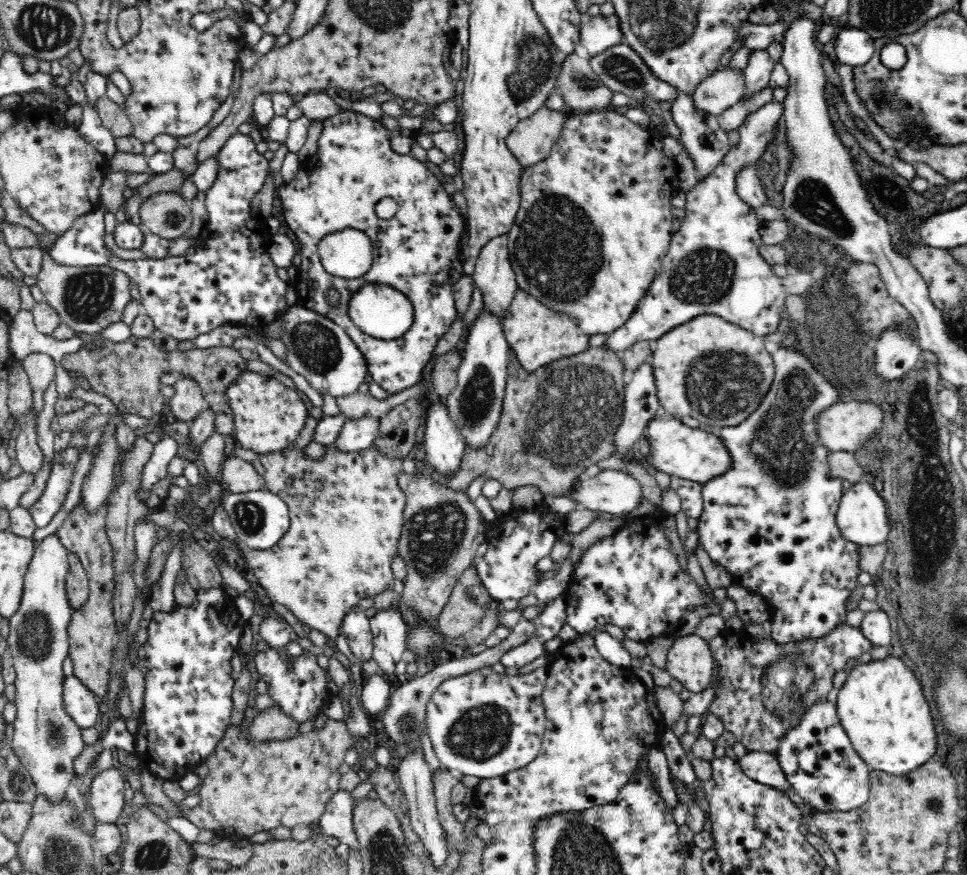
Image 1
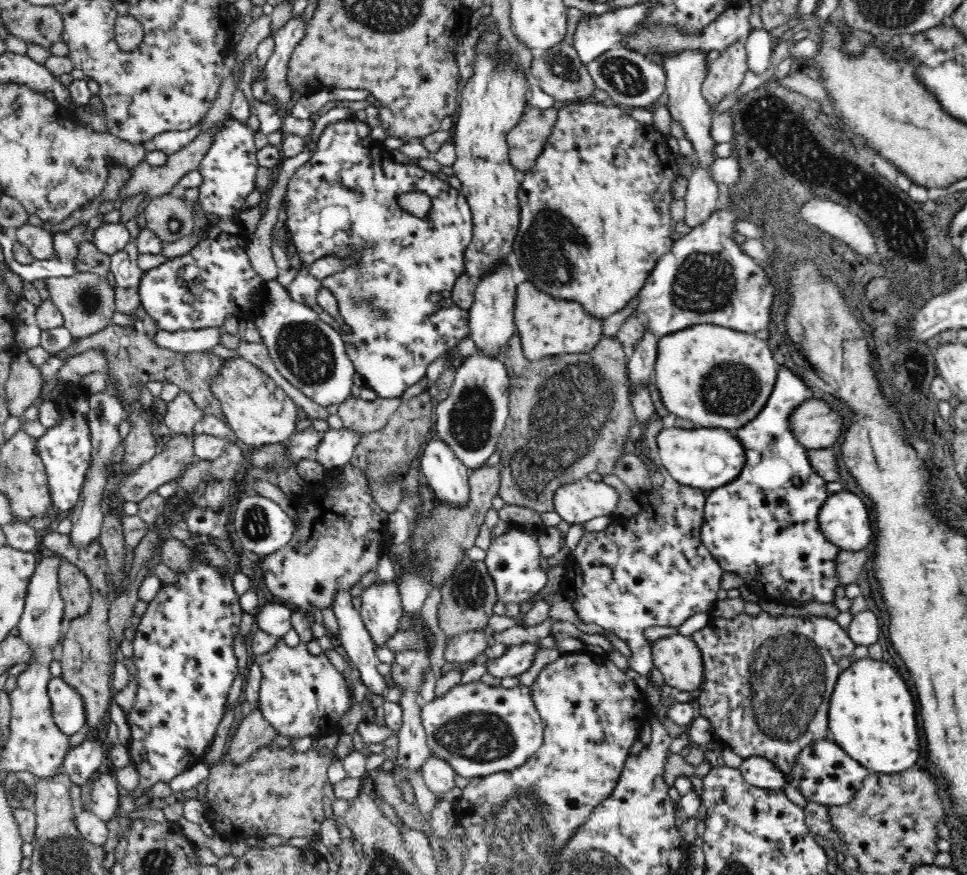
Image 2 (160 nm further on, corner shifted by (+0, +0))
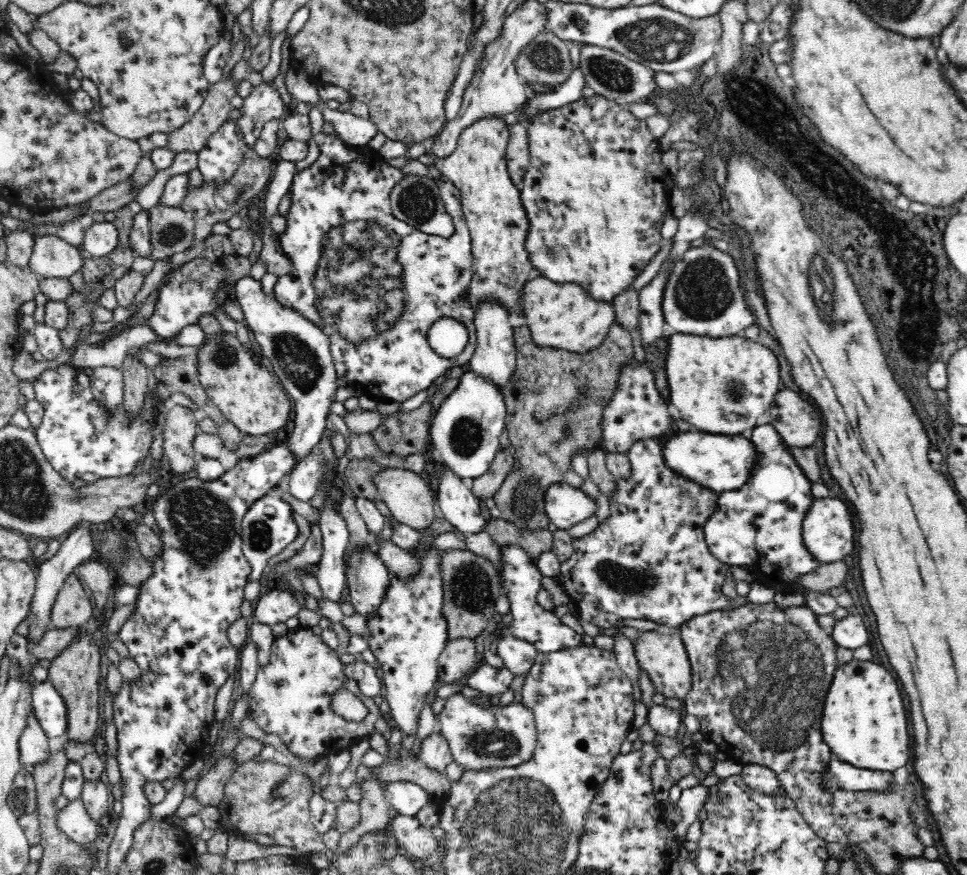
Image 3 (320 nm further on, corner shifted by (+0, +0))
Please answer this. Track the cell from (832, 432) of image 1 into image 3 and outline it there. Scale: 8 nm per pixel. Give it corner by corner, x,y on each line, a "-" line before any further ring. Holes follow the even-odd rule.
782,388
768,410
770,424
778,430
786,445
811,446
823,432
820,412
790,389

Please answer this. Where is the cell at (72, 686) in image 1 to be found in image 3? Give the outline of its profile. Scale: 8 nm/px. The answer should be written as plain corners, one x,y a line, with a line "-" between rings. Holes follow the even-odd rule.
52,682
37,683
32,691
32,713
48,739
67,732
66,705

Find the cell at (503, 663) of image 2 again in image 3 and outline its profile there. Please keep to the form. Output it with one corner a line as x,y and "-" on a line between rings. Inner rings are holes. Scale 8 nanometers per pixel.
486,663
473,670
463,682
475,690
481,699
494,701
509,689
512,680
514,680
514,675
508,667
497,670

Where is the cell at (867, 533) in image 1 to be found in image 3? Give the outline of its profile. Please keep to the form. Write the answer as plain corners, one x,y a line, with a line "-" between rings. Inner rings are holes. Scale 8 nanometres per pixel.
826,497
812,500
806,516
802,520
802,539
804,547
808,549
818,565
843,561
856,544
856,522
852,520
850,508
836,497

